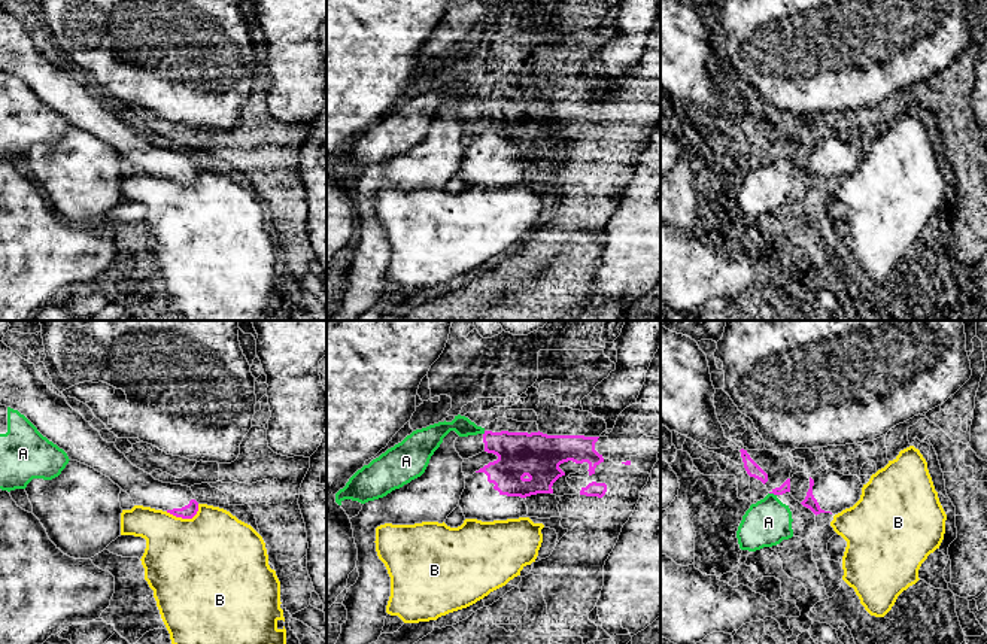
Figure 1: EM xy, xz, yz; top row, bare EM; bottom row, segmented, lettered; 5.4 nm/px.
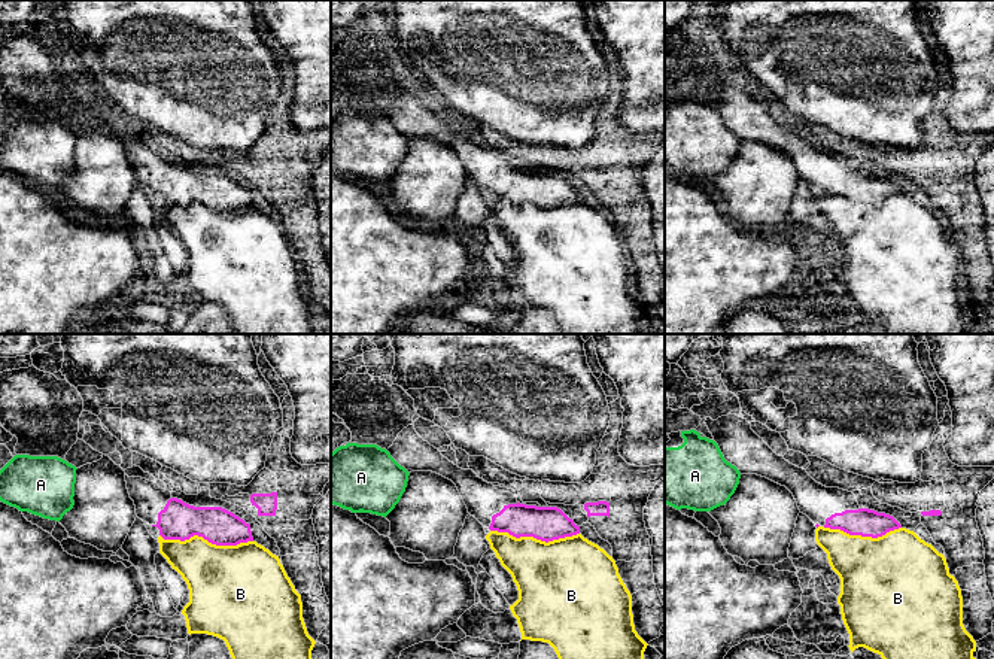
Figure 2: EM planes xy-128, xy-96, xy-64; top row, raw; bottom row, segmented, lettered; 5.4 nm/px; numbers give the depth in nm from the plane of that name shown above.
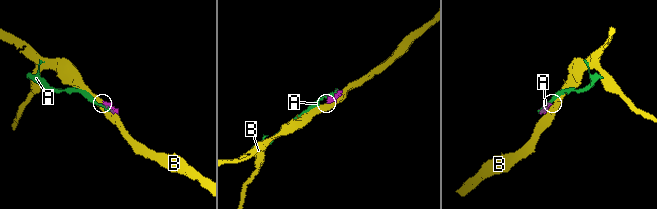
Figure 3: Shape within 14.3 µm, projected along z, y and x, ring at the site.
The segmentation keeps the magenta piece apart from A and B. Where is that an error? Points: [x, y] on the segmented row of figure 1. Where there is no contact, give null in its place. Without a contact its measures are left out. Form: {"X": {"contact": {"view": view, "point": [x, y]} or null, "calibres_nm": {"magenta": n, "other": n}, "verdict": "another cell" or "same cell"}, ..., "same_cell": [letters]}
{"A": {"contact": {"view": "yz", "point": [773, 492]}, "calibres_nm": {"magenta": 50, "other": 240}, "verdict": "another cell"}, "B": {"contact": {"view": "xy", "point": [185, 518]}, "calibres_nm": {"magenta": 80, "other": 500}, "verdict": "another cell"}, "same_cell": []}

